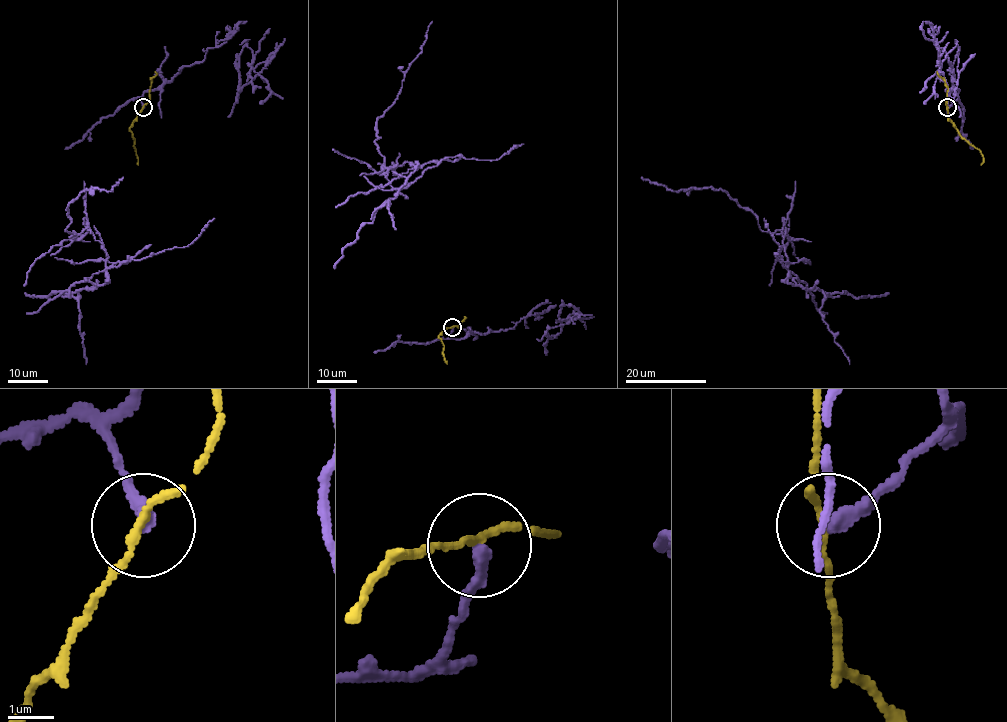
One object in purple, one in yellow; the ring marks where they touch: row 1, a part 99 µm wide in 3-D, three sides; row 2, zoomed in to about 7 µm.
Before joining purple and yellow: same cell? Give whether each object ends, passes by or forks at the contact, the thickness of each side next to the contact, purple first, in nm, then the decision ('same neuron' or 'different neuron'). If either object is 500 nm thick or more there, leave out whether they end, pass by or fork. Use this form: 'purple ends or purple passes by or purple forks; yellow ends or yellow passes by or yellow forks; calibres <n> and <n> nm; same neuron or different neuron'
purple ends; yellow passes by; calibres 320 and 150 nm; different neuron

